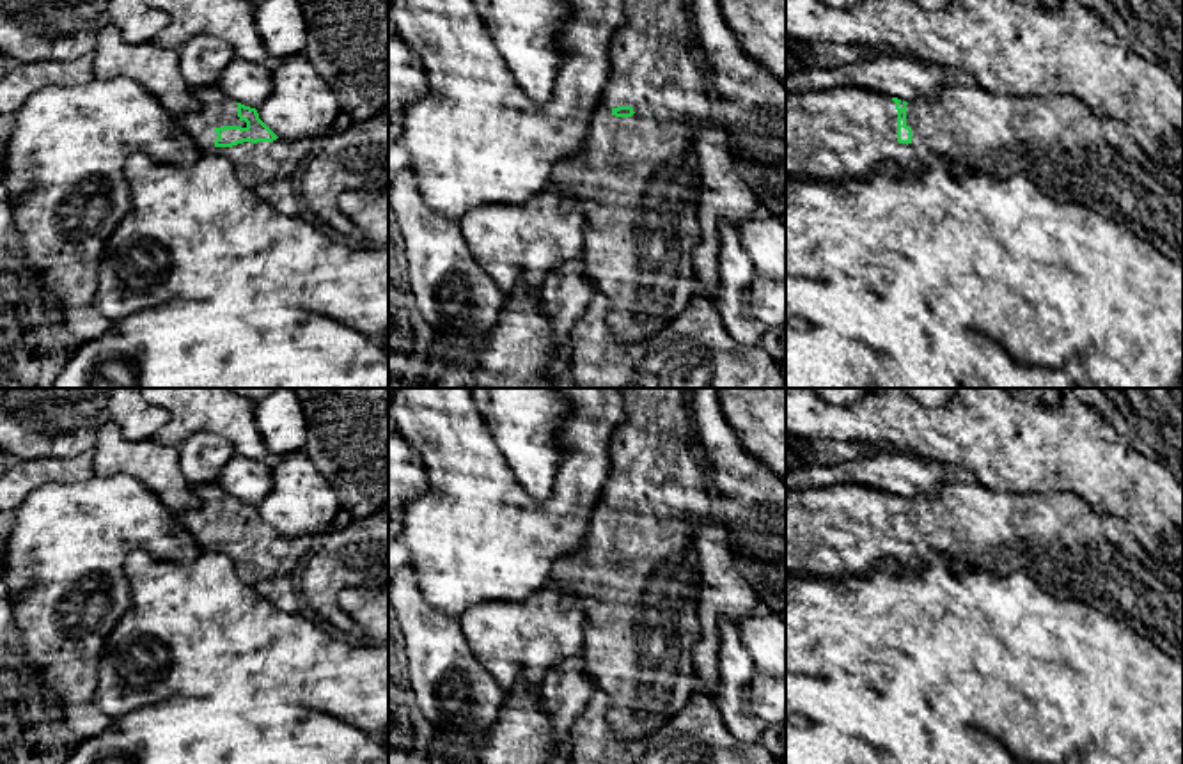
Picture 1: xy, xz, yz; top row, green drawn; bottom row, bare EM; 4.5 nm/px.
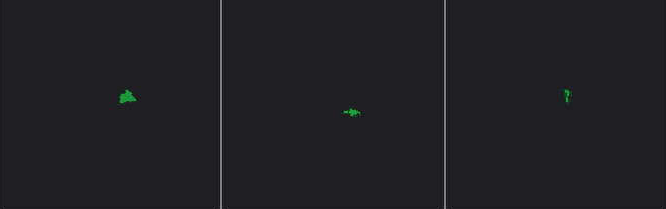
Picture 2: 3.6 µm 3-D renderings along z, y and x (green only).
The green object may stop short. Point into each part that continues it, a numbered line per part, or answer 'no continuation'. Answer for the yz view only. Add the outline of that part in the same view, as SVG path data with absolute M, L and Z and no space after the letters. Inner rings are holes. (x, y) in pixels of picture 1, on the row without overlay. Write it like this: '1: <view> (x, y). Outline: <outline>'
1: yz (1057, 539). Outline: M956 480L936 495L906 502L912 539L897 539L897 507L889 493L858 484L823 491L786 491L786 574L841 578L866 574L881 558L921 573L931 555L945 553L963 567L1007 576L1025 573L1045 592L1082 601L1130 626L1183 663L1183 574L1153 558L1119 518L1096 512L1075 493L1000 493L975 480Z

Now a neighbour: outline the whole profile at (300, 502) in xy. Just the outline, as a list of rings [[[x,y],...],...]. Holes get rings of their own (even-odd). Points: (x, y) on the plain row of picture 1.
[[[305,450],[271,459],[271,491],[257,505],[259,516],[284,537],[321,534],[337,526],[339,498]]]

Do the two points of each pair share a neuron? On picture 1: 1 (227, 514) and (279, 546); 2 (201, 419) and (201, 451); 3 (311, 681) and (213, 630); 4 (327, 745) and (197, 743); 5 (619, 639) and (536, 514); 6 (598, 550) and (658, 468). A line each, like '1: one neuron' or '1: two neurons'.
1: one neuron
2: two neurons
3: one neuron
4: one neuron
5: two neurons
6: one neuron

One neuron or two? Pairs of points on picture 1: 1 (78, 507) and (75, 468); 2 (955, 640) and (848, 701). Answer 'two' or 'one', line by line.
1: two
2: two

